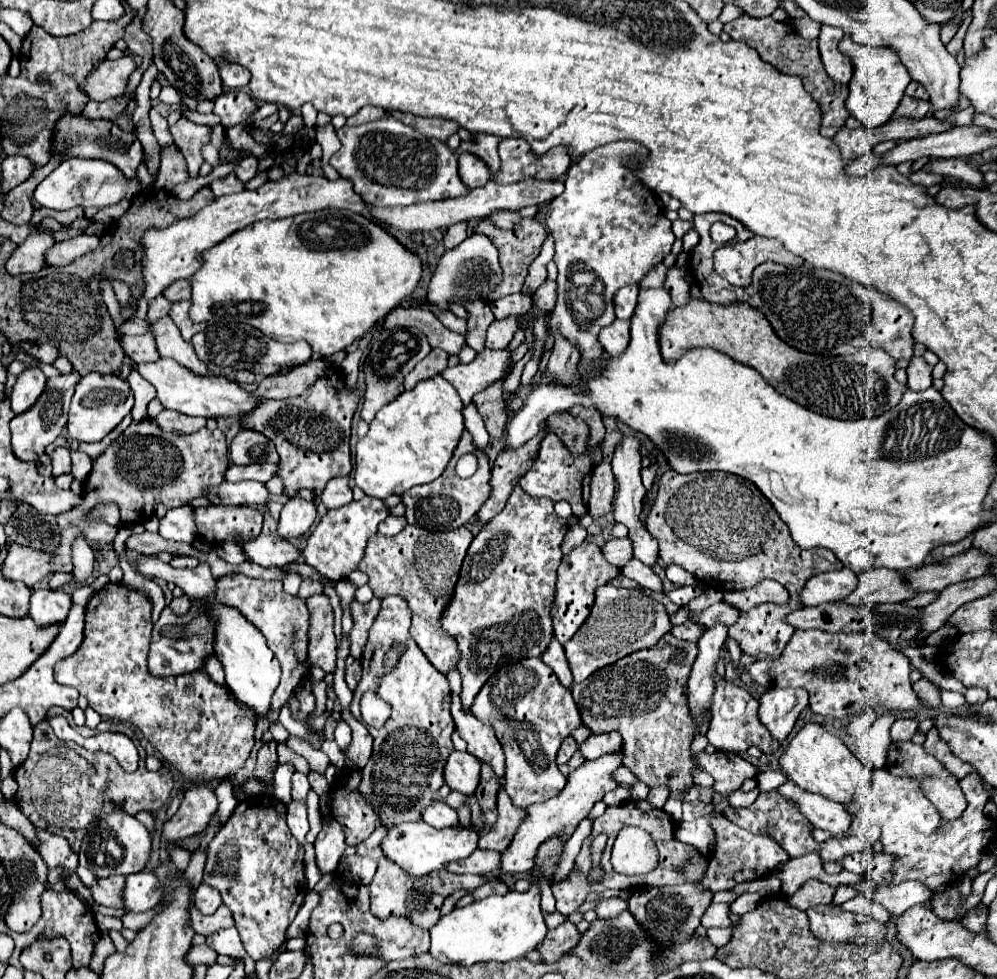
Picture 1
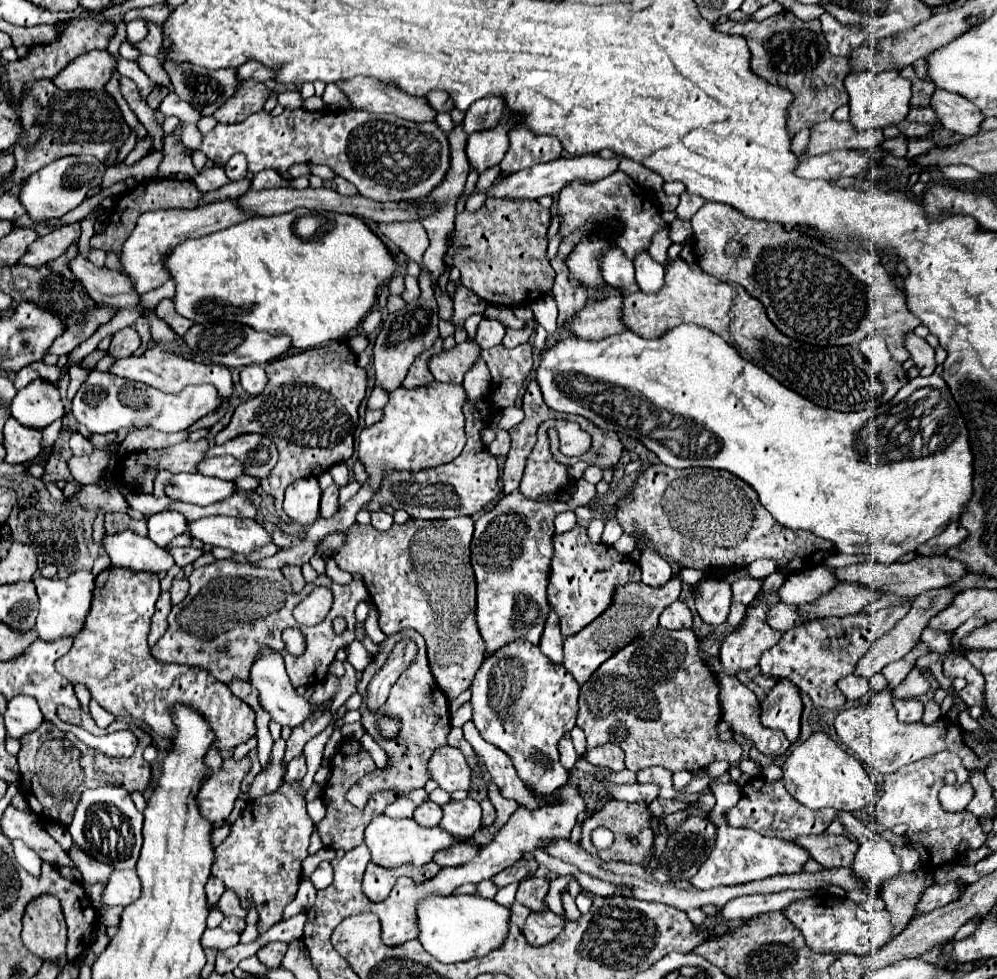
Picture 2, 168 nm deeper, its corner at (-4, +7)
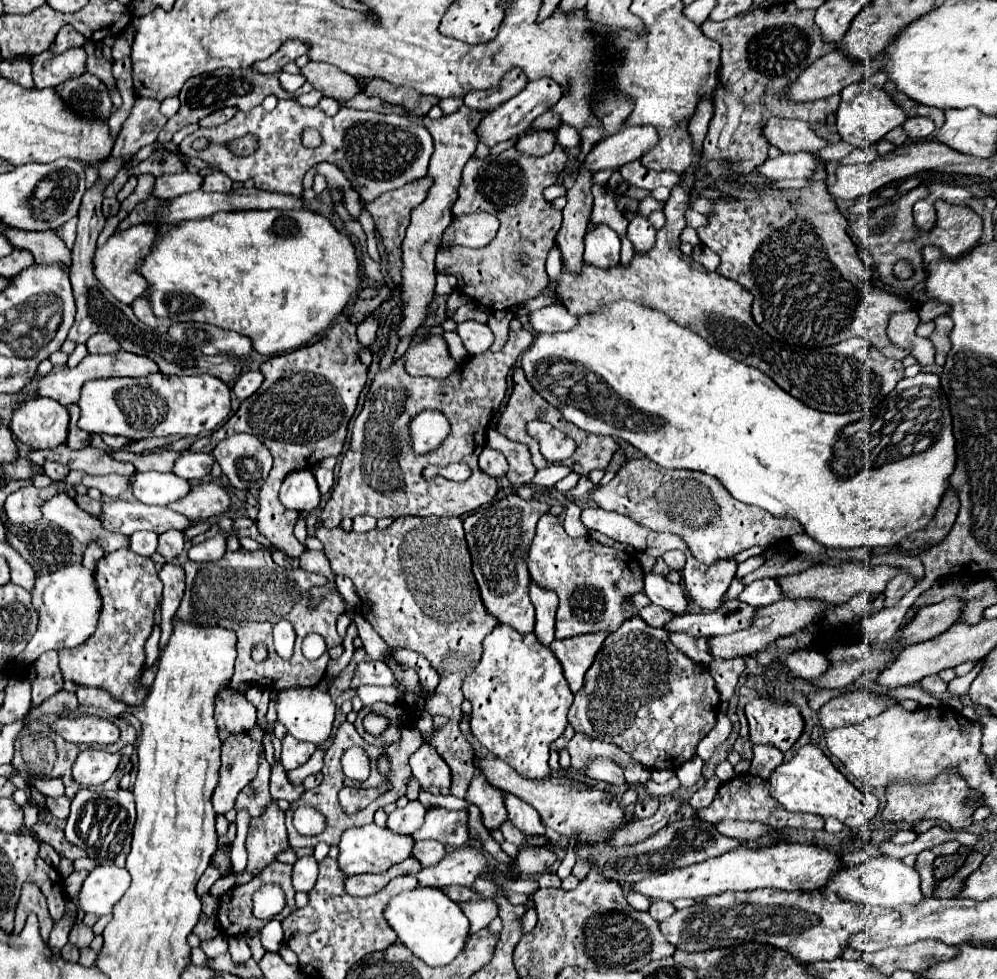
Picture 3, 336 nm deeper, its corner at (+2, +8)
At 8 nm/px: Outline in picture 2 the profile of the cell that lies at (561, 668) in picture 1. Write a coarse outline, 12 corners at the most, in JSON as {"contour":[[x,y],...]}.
{"contour":[[550,612],[538,646],[554,664],[564,662],[558,616]]}

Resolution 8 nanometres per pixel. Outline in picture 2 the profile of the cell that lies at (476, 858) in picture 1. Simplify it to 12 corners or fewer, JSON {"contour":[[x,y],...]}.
{"contour":[[464,842],[436,852],[434,862],[462,866],[474,860],[480,846]]}

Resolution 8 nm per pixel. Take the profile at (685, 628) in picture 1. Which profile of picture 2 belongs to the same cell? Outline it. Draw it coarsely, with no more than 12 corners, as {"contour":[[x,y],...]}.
{"contour":[[684,602],[670,604],[660,626],[692,628],[692,612]]}

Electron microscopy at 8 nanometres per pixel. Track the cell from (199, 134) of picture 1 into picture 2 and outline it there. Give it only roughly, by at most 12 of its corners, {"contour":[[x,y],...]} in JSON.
{"contour":[[182,122],[164,138],[160,178],[194,178],[192,150],[182,144]]}

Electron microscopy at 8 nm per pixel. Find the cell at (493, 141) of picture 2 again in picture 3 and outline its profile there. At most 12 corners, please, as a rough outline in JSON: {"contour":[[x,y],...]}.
{"contour":[[554,79],[528,81],[524,91],[482,119],[488,147],[522,135],[560,101]]}

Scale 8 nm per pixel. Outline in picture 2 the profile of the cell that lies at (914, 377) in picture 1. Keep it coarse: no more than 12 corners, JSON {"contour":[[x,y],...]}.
{"contour":[[914,332],[906,336],[906,348],[920,376],[936,368],[934,348]]}

